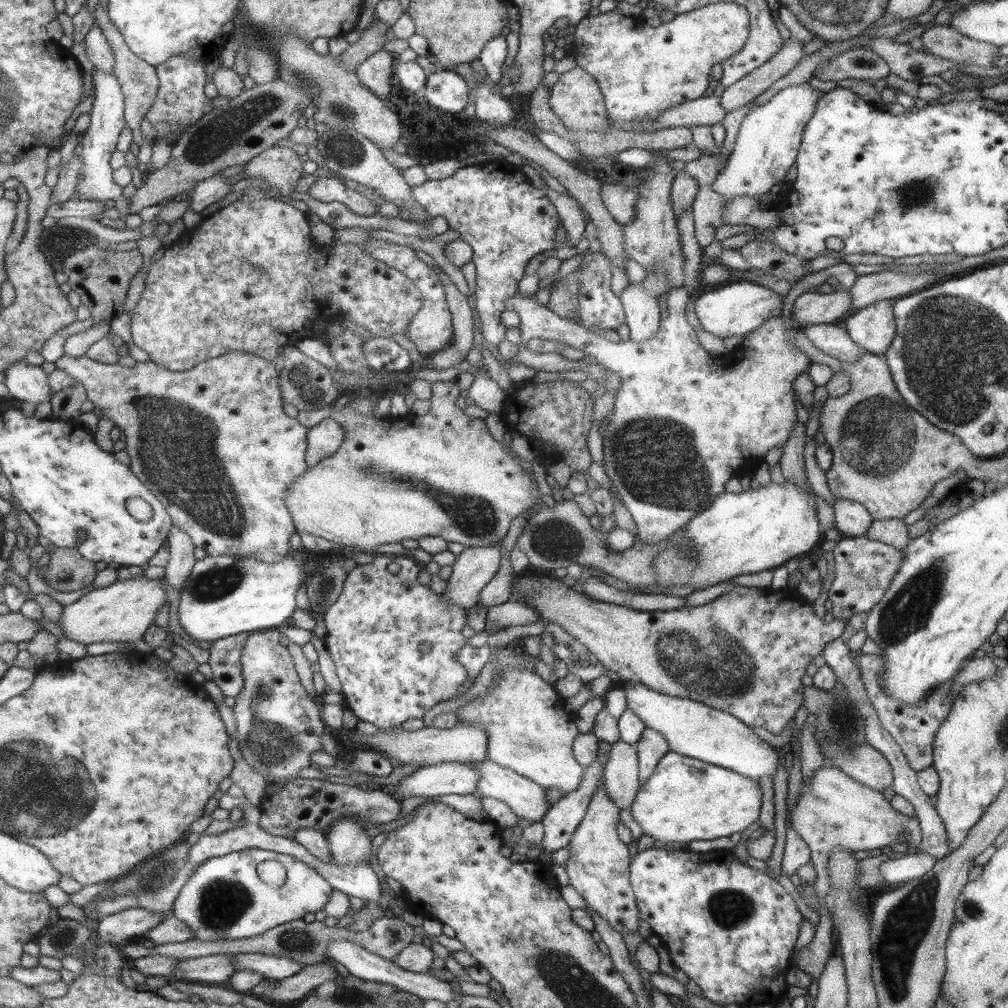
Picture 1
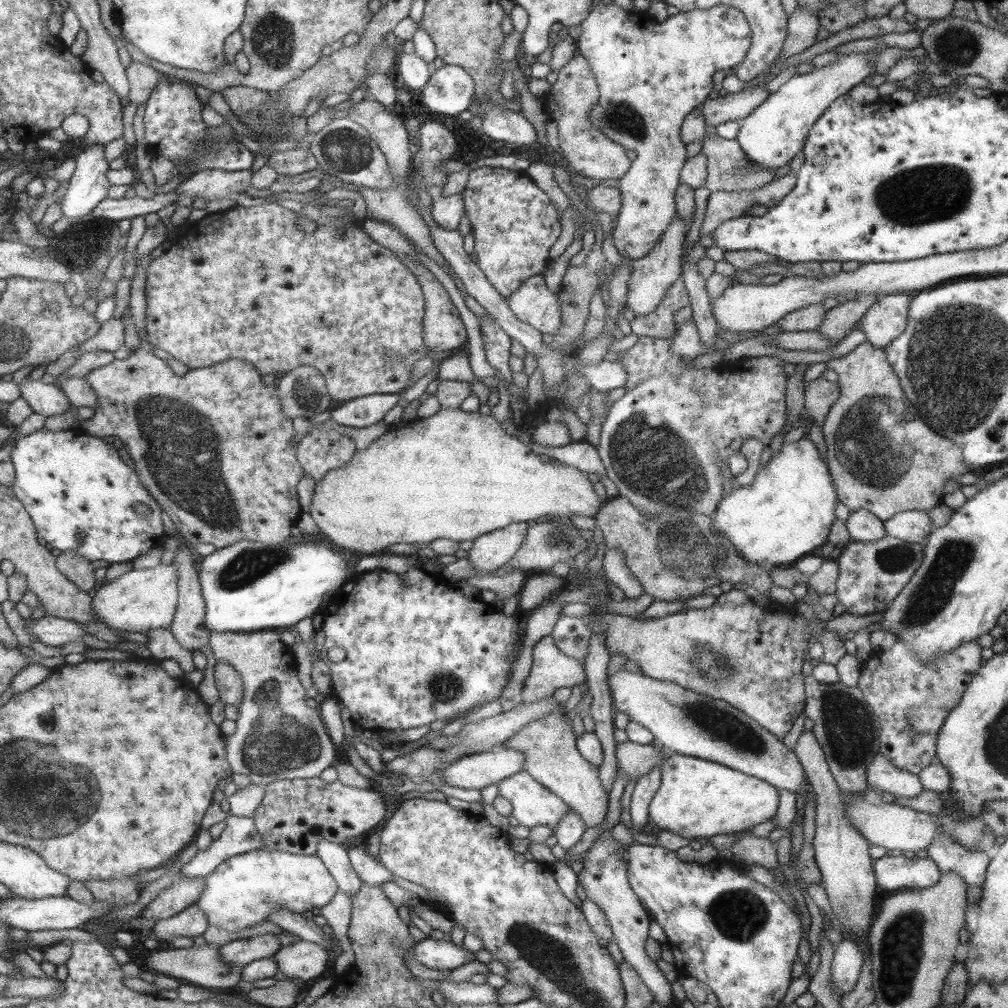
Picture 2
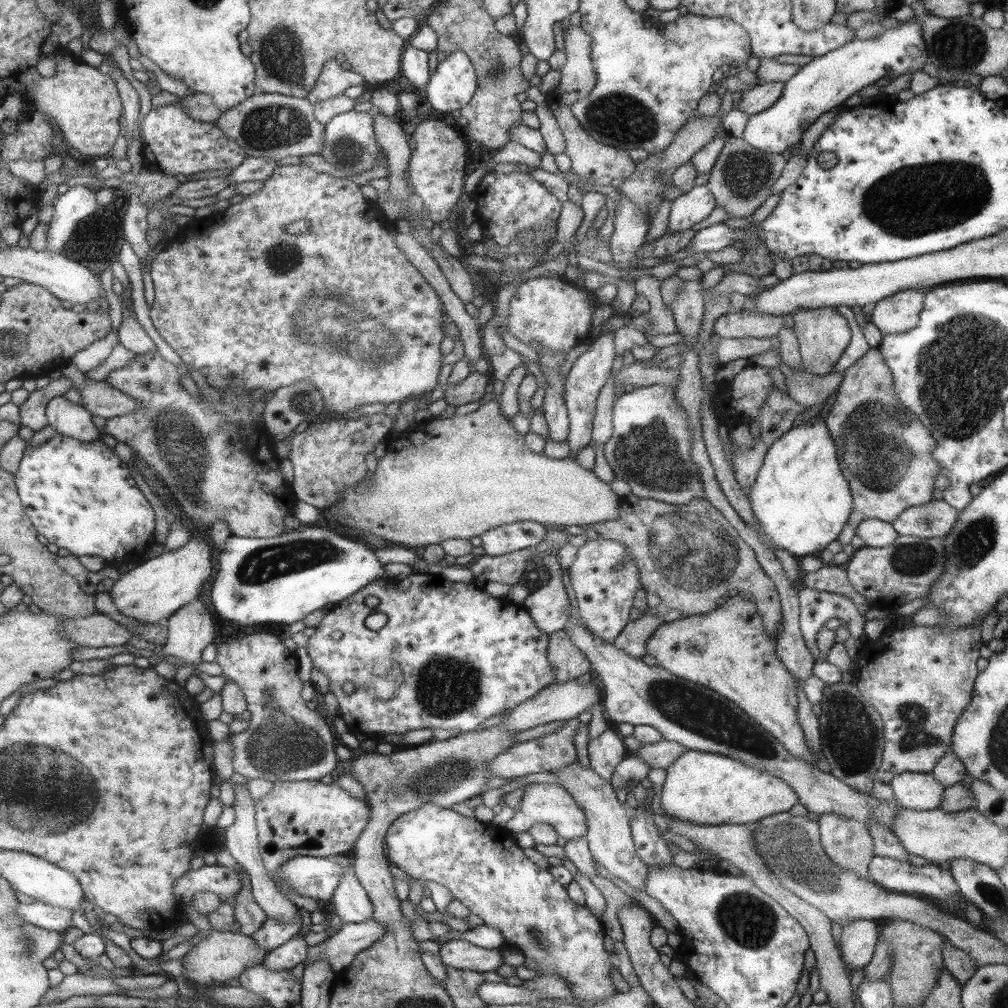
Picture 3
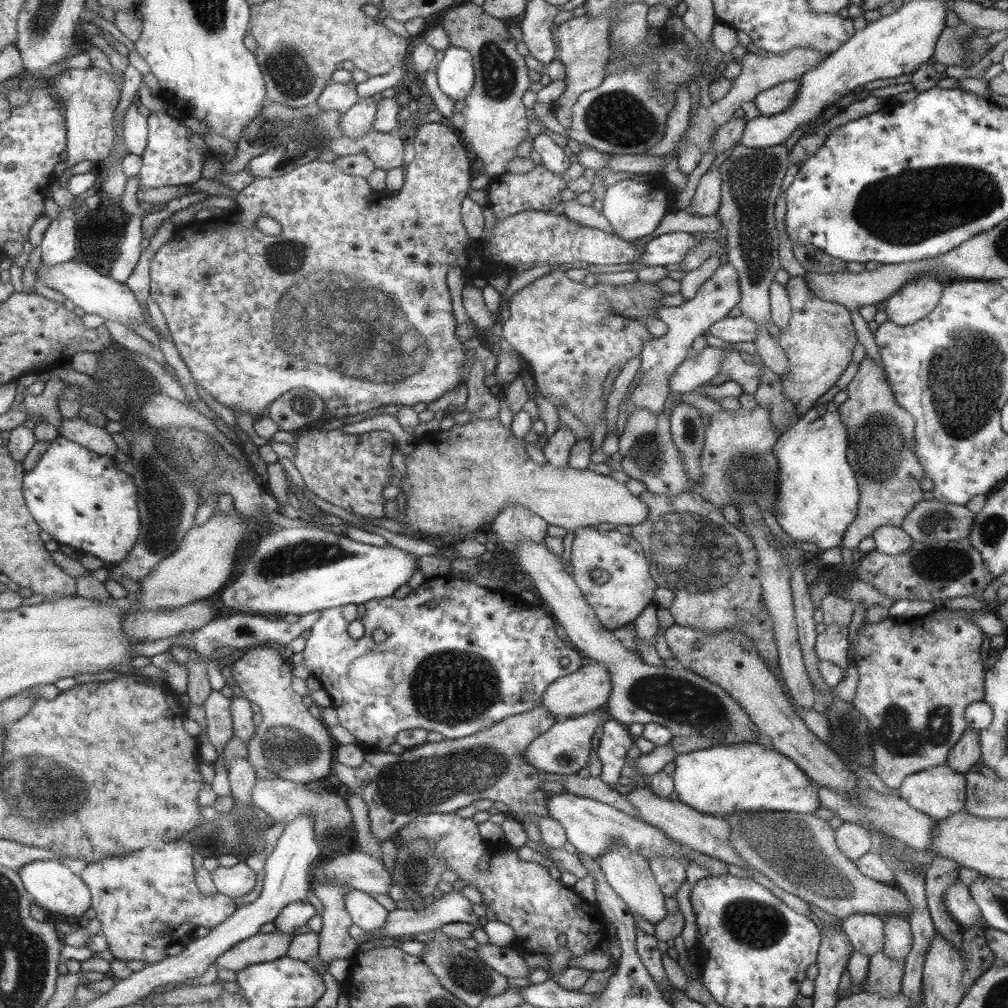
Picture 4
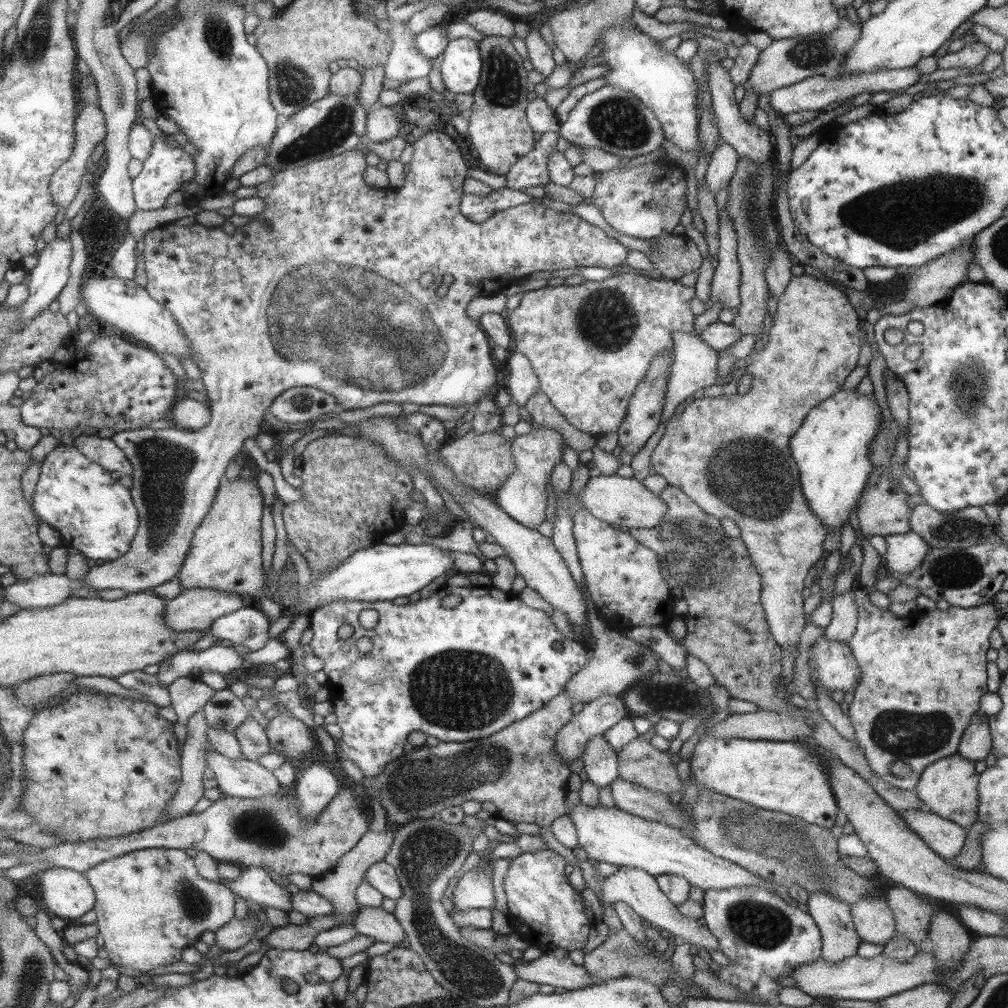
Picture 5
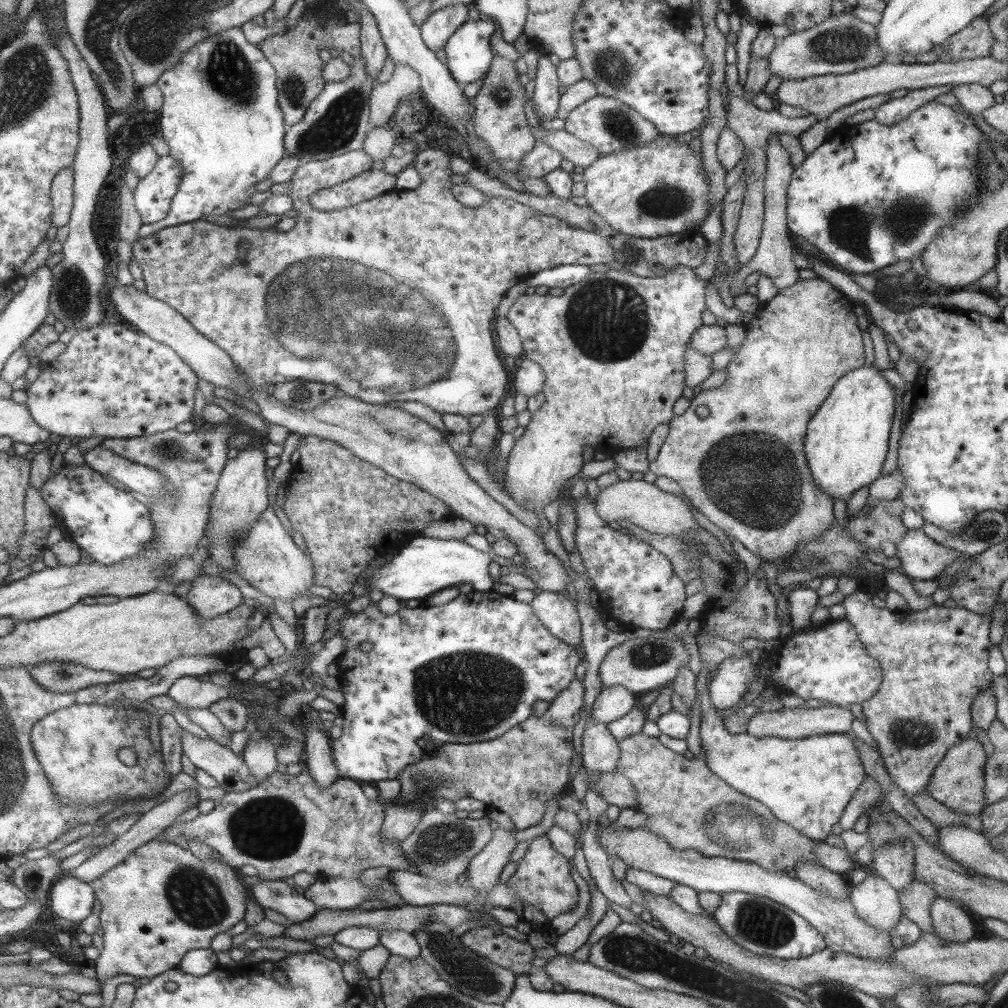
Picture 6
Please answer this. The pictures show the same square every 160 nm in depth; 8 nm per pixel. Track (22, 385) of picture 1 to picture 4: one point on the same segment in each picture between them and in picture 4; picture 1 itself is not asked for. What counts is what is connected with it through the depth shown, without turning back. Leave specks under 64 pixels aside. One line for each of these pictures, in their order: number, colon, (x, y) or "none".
2: (48, 399)
3: (71, 419)
4: (96, 439)

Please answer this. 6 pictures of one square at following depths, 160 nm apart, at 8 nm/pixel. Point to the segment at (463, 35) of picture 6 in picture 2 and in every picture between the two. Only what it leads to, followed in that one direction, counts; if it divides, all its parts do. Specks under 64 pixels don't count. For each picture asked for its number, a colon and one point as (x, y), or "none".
2: (449, 90)
3: (451, 86)
4: (455, 75)
5: (459, 63)

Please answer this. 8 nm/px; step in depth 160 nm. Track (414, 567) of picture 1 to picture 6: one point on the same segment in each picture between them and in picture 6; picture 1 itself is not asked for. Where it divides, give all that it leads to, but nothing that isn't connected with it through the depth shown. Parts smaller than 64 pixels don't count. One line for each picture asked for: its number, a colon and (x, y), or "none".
2: (415, 653)
3: (449, 656)
4: (479, 655)
5: (459, 674)
6: (468, 670)

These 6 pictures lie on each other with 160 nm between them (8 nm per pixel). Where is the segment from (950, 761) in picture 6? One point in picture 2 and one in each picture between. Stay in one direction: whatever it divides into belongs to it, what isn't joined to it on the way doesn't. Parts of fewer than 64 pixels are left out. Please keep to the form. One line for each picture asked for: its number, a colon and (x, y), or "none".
2: (880, 774)
3: (919, 791)
4: (939, 791)
5: (947, 787)

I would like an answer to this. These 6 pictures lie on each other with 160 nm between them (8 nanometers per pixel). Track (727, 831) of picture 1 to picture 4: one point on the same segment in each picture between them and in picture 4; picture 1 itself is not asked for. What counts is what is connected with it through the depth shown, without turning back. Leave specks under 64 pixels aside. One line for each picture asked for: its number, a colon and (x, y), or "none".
2: (696, 799)
3: (699, 787)
4: (717, 780)

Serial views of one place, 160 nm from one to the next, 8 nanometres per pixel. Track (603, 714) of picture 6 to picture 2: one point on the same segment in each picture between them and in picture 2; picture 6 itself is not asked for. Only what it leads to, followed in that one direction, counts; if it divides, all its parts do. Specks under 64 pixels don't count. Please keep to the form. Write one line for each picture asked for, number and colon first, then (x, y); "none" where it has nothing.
2: (476, 771)
3: (553, 751)
4: (563, 749)
5: (595, 717)

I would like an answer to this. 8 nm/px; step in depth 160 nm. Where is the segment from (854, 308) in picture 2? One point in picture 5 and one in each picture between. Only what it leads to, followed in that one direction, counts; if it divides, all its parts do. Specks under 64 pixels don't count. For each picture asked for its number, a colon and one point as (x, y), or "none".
3: (822, 334)
4: (818, 341)
5: (729, 454)

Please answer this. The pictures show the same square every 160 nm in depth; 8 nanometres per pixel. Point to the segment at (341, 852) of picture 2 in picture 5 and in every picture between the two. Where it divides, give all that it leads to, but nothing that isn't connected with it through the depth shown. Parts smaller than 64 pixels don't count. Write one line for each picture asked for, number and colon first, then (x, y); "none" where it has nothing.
3: (351, 904)
4: (364, 911)
5: (374, 922)

